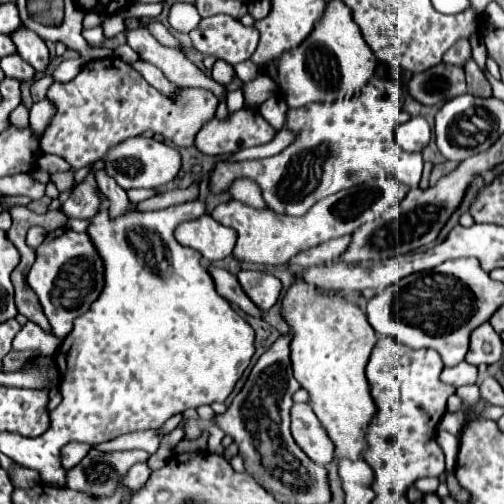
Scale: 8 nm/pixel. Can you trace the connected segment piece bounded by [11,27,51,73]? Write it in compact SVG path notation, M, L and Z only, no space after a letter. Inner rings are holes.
M19 29L11 35L15 47L17 47L17 53L31 65L35 67L35 71L41 71L45 73L47 67L49 67L49 49L45 45L45 41L37 35L33 35L33 31L29 29Z

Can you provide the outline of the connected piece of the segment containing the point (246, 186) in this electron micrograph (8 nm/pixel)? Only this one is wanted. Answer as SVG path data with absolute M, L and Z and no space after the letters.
M239 179L239 181L235 181L231 187L233 187L233 189L231 189L229 193L231 193L233 199L239 199L239 201L243 201L245 205L255 207L255 209L267 209L267 203L263 203L263 199L261 199L259 187L257 187L251 179Z

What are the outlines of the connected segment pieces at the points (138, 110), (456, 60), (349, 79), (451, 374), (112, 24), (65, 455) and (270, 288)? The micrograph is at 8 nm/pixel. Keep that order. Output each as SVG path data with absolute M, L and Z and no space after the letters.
M119 57L85 63L73 81L55 81L47 91L47 99L57 105L57 113L41 137L41 149L61 155L73 169L95 163L117 143L145 131L163 135L177 147L189 147L195 143L197 131L215 117L219 105L219 99L211 91L195 87L179 89L173 97L161 95L161 91L149 87L149 83Z
M461 39L459 43L455 43L443 57L443 61L447 65L459 65L459 67L465 67L465 63L471 59L471 45L469 41Z
M329 1L329 7L319 19L315 31L297 49L285 53L275 63L277 81L291 109L353 97L361 87L365 87L377 69L377 57L369 51L357 23L353 23L353 13L337 9L337 3Z
M461 361L457 367L445 367L443 373L441 373L441 379L445 383L455 385L455 387L461 387L461 385L467 385L467 383L475 383L477 381L477 367Z
M115 13L115 15L111 15L111 17L105 17L105 19L103 19L103 25L107 25L107 27L105 27L105 37L113 37L113 35L125 31L123 15L121 15L121 13Z
M69 443L67 447L63 447L61 459L63 459L63 468L69 470L89 453L91 445L89 443Z
M251 269L239 271L237 279L239 279L243 291L249 295L249 299L265 311L269 311L277 303L281 289L283 289L283 285L277 277L263 273L263 271L251 271Z

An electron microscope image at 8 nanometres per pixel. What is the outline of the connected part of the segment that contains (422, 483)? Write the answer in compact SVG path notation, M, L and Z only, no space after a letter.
M421 477L421 479L415 481L415 487L421 493L433 493L433 491L437 491L437 485L439 485L437 477Z

